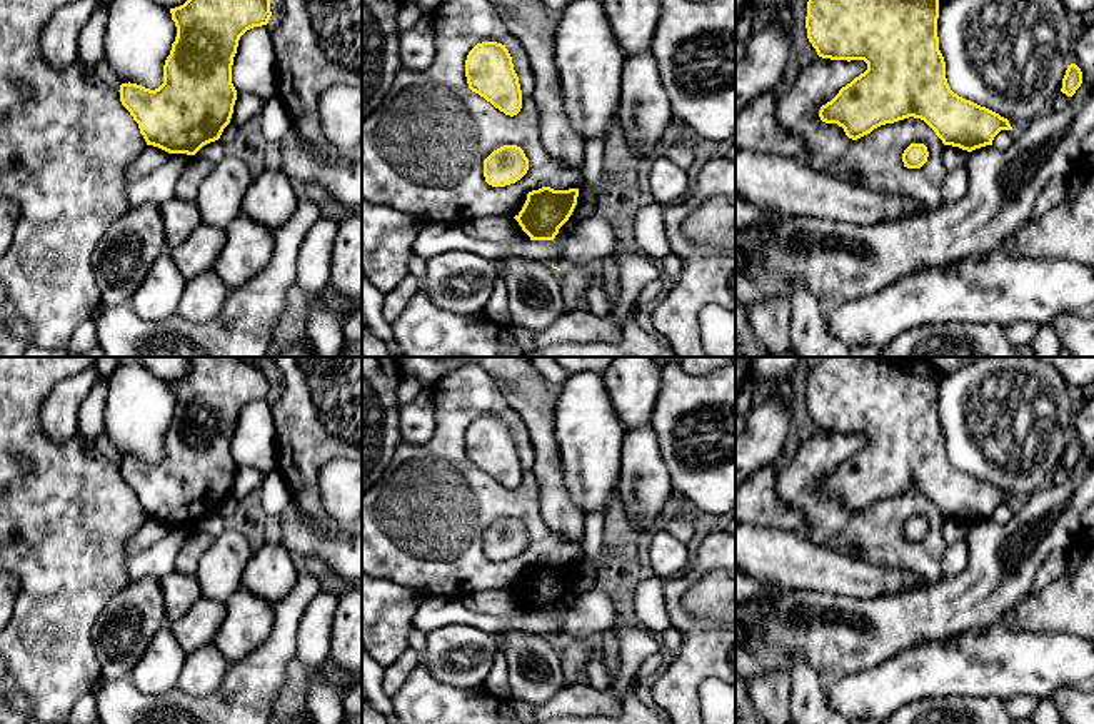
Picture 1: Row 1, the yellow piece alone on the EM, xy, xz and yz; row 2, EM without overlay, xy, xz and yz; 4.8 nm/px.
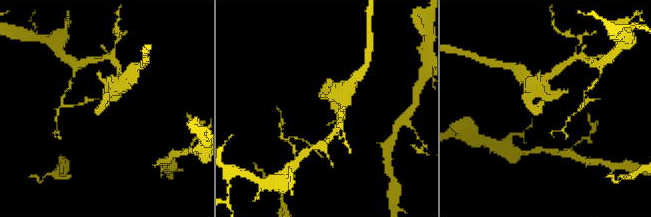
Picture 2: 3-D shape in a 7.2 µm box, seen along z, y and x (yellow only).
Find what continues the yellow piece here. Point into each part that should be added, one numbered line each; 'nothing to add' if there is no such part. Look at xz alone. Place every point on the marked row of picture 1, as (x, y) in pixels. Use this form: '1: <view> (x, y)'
nothing to add

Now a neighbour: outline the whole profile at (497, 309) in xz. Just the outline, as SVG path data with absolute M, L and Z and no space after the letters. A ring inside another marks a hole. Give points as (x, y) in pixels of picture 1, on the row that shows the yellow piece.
M502 279L495 280L492 295L485 304L484 310L490 322L510 325L510 307L509 307L505 280Z

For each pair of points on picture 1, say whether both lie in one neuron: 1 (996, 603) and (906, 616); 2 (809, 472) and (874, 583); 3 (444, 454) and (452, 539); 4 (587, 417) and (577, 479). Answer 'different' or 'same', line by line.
1: same
2: different
3: same
4: same

